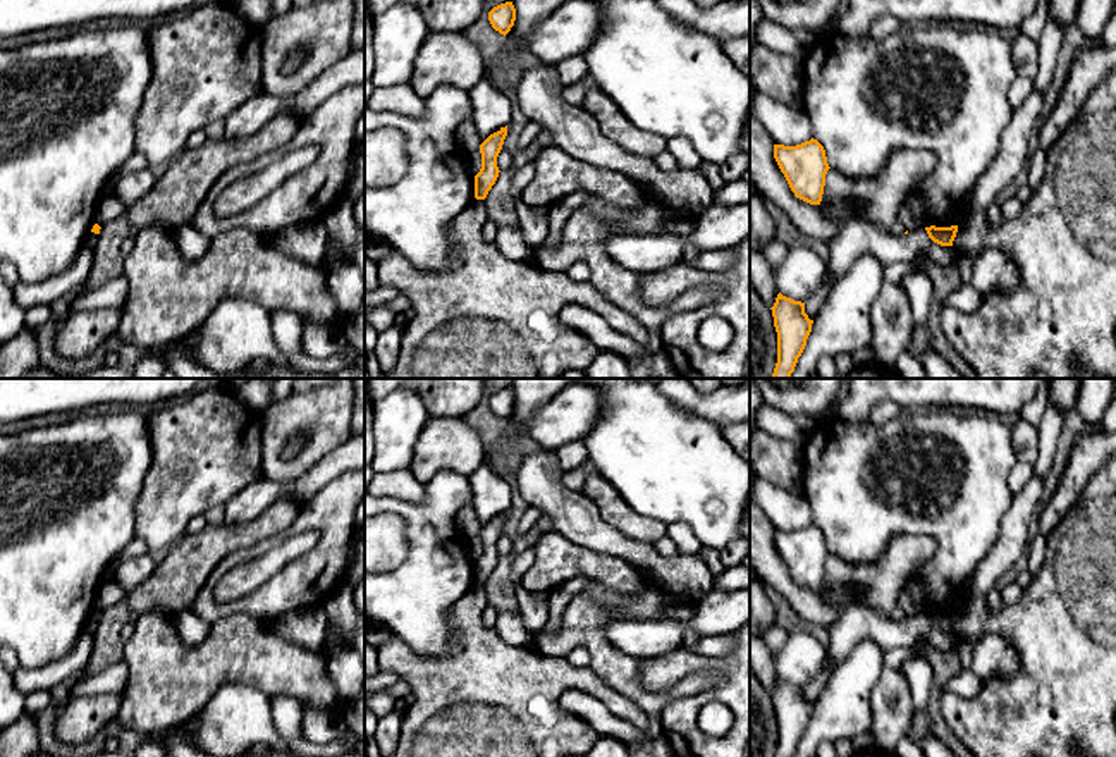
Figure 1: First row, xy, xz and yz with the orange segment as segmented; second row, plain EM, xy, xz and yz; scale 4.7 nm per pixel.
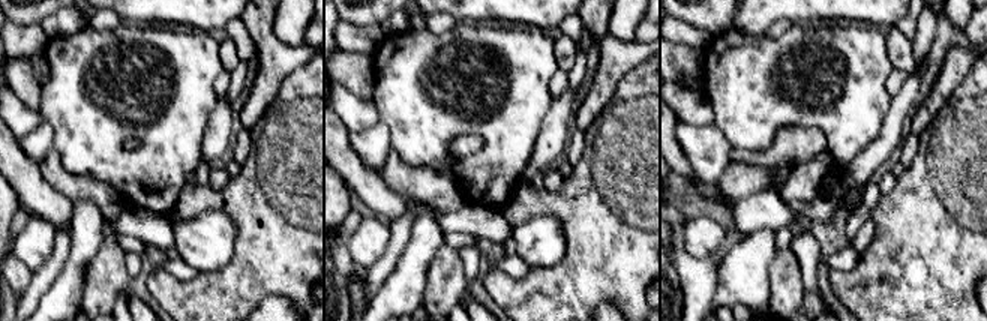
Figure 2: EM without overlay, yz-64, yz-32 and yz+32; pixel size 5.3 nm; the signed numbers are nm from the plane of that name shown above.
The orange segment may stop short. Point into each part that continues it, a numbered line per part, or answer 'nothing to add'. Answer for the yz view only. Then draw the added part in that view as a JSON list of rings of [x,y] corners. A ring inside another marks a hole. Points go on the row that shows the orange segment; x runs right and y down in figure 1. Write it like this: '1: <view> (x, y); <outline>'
nothing to add

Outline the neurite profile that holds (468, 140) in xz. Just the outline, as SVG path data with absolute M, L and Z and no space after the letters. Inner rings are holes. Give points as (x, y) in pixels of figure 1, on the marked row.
M473 117L464 119L456 129L457 143L463 150L471 151L480 148L481 141L476 134Z

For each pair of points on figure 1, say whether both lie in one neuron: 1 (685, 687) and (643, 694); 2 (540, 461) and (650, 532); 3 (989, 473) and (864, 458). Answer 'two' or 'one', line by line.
1: one
2: two
3: one

